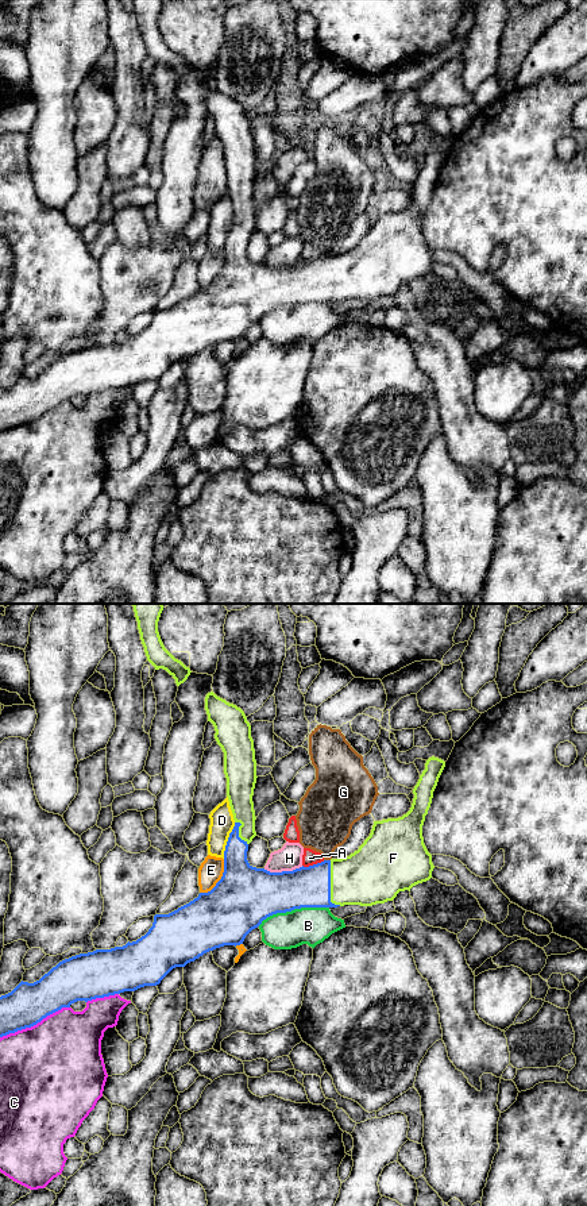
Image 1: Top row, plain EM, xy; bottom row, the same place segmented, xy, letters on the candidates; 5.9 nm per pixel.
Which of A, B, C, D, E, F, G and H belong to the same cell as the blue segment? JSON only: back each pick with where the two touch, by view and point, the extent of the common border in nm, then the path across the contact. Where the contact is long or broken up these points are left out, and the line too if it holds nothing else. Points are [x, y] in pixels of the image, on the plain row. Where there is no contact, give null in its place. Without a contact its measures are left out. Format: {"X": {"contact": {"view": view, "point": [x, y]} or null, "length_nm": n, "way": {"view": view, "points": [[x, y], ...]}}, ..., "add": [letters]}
{"F": {"contact": {"view": "xy", "point": [329, 281]}, "length_nm": 280}, "add": ["F"]}

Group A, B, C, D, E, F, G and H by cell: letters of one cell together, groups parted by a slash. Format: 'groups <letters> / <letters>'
groups A / B / C / D / E / F / G / H

